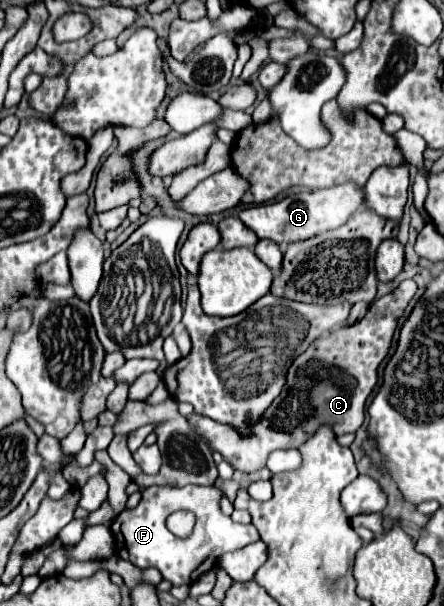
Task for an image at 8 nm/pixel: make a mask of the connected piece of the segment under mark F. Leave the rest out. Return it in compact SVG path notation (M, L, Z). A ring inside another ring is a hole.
M148 487L142 491L142 499L138 507L132 511L122 511L114 519L116 531L116 551L126 561L134 563L136 567L156 567L162 573L164 581L170 581L172 585L192 585L202 573L210 571L216 561L222 557L222 553L242 549L254 541L260 539L258 529L254 529L252 523L242 525L234 523L228 515L220 511L220 495L222 491L216 487ZM186 509L196 515L196 525L192 535L188 537L176 537L166 527L166 519L170 513Z

